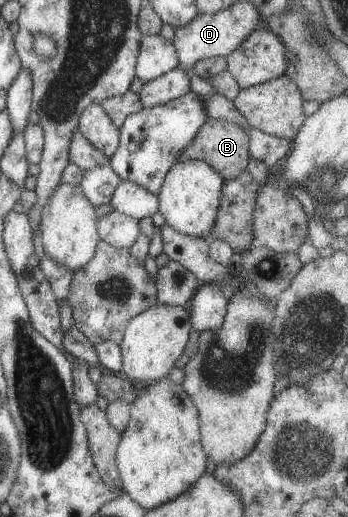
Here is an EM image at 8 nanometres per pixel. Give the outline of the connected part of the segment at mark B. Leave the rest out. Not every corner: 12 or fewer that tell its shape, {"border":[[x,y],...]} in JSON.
{"border":[[207,118],[177,162],[201,160],[223,180],[249,163],[248,135]]}

